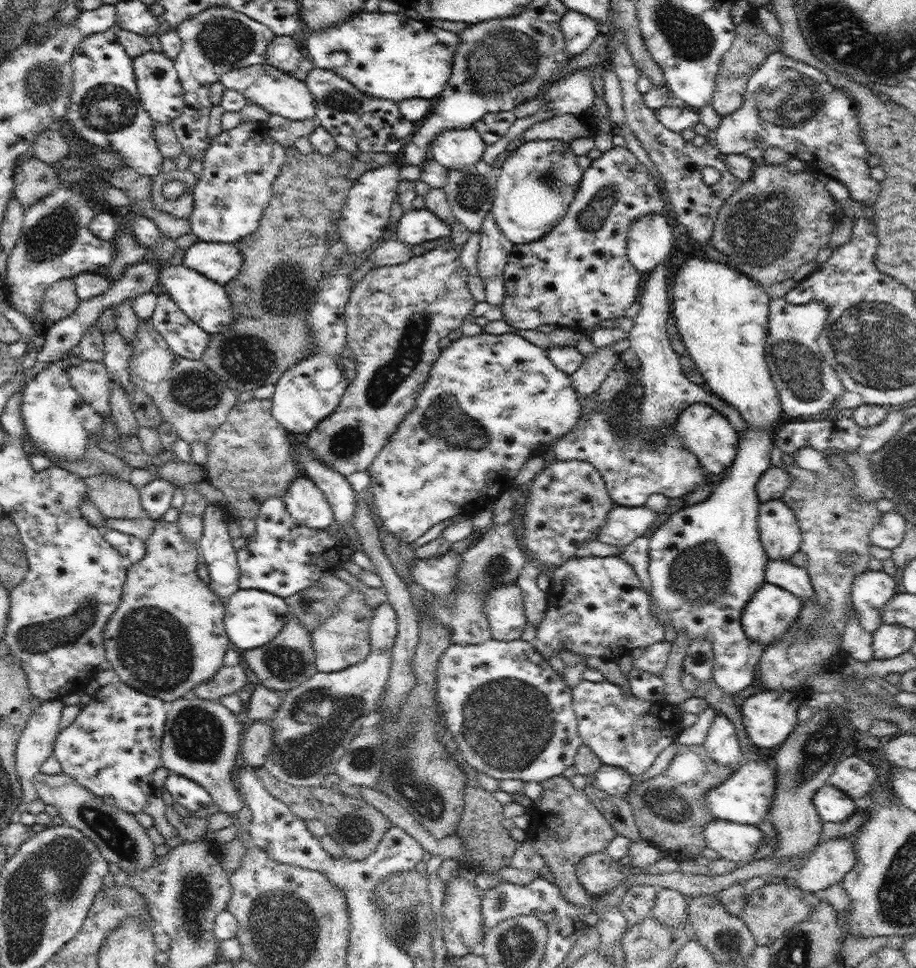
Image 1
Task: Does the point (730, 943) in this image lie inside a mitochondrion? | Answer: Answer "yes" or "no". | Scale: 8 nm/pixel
yes

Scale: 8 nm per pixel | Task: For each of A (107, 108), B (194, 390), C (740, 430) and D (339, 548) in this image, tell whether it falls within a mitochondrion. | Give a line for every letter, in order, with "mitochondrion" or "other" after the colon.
A: mitochondrion
B: mitochondrion
C: other
D: other

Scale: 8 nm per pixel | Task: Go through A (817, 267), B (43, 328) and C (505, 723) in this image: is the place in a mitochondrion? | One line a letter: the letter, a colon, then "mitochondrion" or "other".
A: other
B: other
C: mitochondrion

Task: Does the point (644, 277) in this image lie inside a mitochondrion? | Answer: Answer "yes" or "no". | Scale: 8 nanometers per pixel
no

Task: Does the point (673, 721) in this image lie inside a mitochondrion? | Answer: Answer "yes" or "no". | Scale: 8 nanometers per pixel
no

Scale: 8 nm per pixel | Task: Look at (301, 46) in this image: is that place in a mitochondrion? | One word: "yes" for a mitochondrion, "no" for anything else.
no

